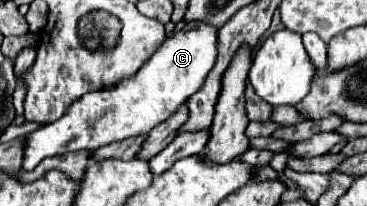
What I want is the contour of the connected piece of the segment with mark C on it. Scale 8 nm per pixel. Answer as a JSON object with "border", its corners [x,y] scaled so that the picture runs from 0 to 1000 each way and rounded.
{"border":[[[556,107],[501,126],[480,175],[447,194],[447,214],[414,262],[414,282],[371,350],[371,369],[322,398],[311,427],[229,456],[207,485],[185,544],[125,612],[109,612],[71,660],[65,825],[93,825],[131,757],[163,757],[202,728],[262,728],[272,709],[332,689],[338,670],[403,650],[414,621],[458,583],[490,505],[501,505],[578,340],[594,252],[594,146]]]}

